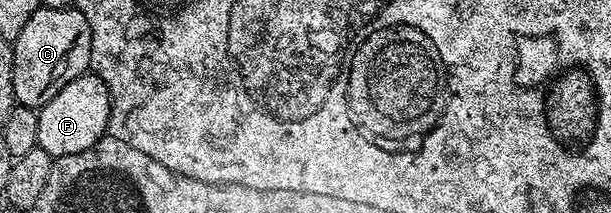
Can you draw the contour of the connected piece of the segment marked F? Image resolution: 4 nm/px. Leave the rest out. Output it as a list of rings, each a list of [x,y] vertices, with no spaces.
[[[87,71],[72,79],[72,83],[60,87],[54,98],[38,110],[37,148],[48,151],[48,155],[53,158],[76,155],[100,140],[107,132],[109,124],[108,87],[94,72]]]

